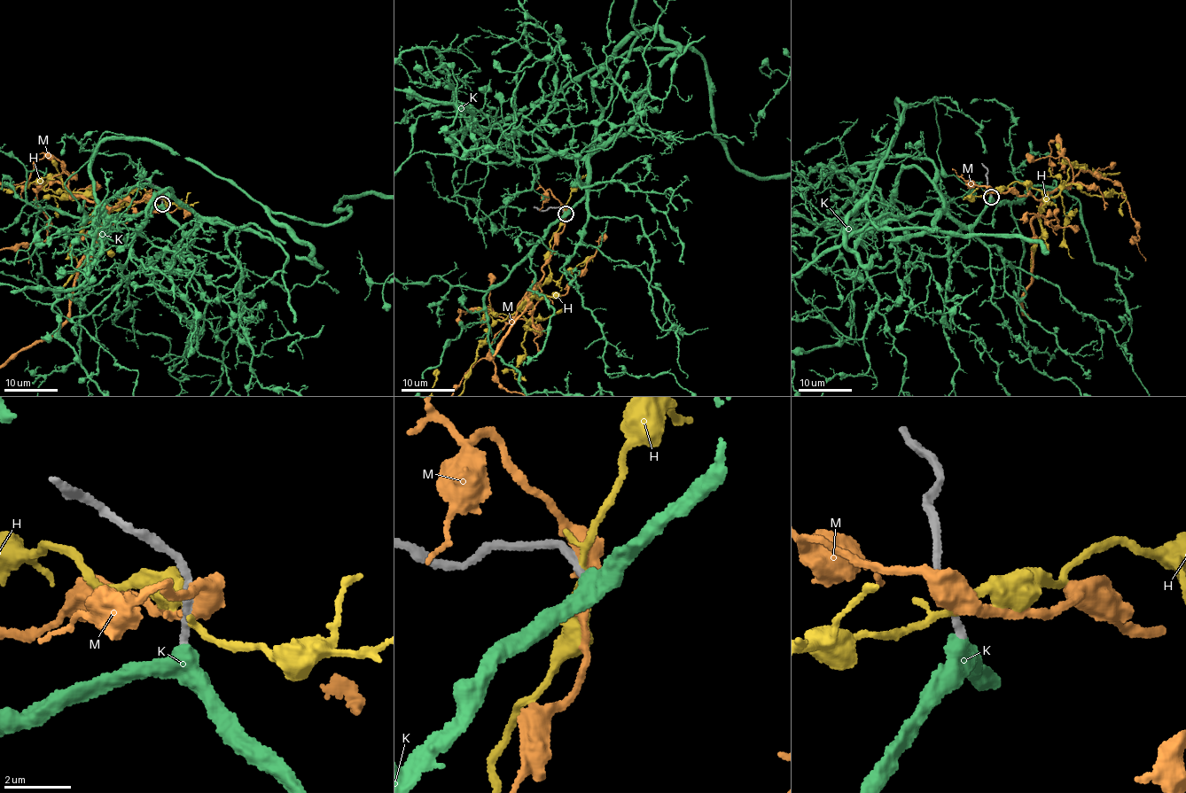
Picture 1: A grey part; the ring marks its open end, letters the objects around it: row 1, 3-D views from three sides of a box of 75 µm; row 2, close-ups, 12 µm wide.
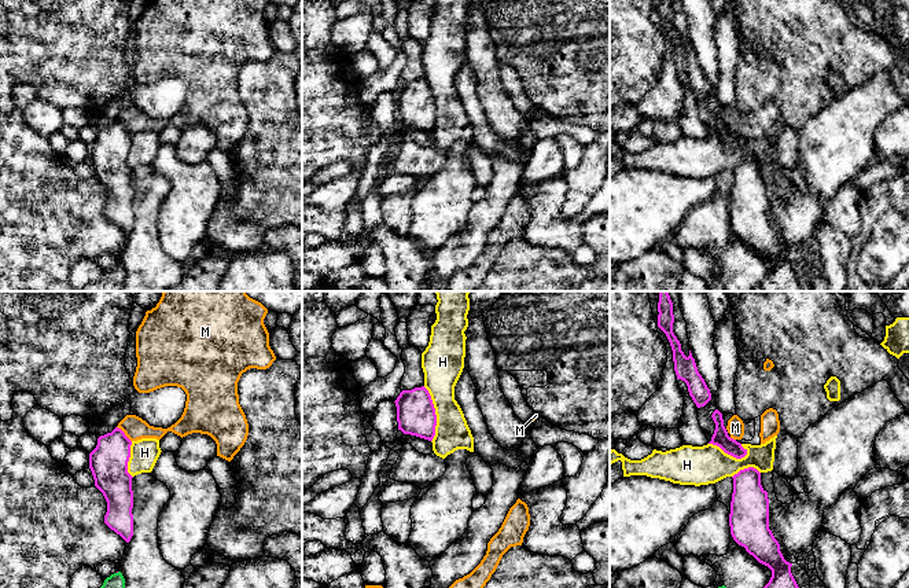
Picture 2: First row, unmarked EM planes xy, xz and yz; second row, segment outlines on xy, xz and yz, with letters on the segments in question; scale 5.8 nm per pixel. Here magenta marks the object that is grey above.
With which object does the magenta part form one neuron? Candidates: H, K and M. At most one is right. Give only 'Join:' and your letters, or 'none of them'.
Join: K

